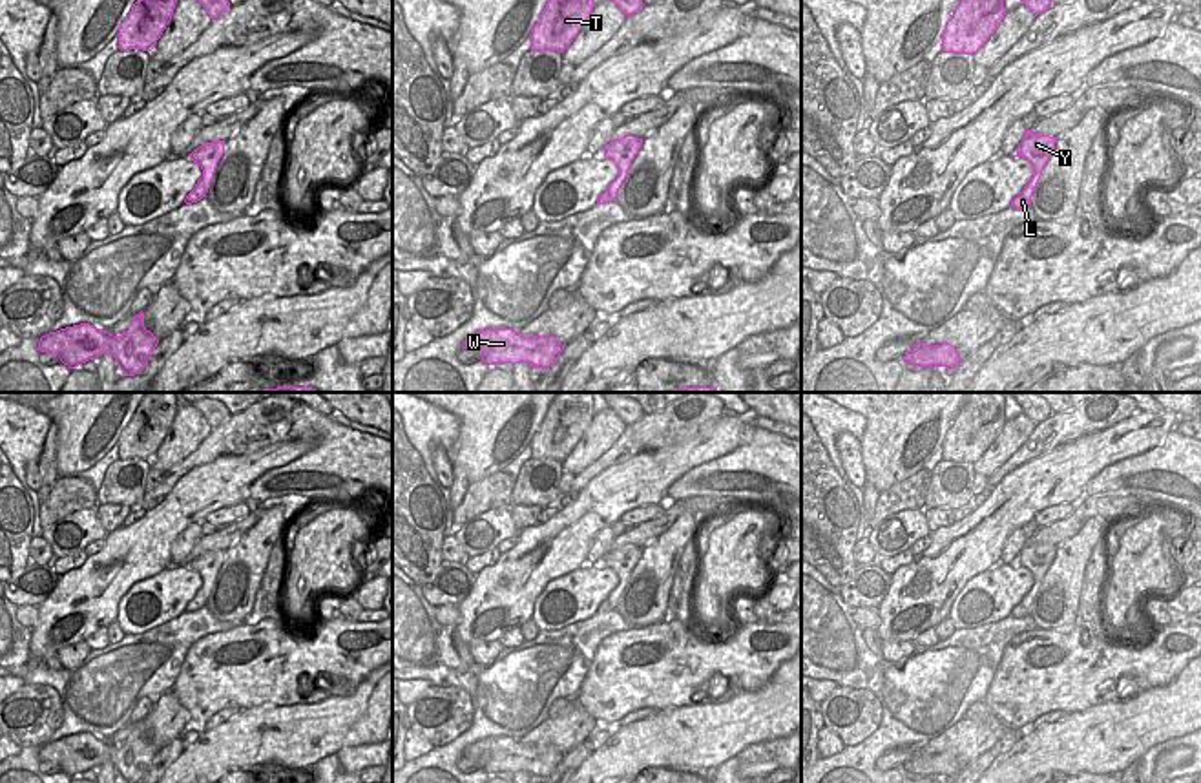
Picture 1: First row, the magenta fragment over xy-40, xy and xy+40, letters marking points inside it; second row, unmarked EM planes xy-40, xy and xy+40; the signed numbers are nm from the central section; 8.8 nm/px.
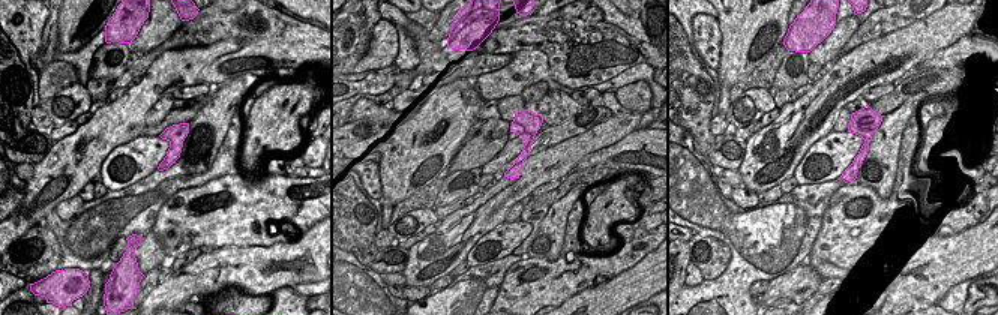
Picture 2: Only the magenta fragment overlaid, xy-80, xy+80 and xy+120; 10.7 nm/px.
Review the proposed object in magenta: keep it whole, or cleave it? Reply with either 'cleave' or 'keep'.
keep

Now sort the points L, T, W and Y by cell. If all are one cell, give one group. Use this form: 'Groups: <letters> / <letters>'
Groups: L T W Y.

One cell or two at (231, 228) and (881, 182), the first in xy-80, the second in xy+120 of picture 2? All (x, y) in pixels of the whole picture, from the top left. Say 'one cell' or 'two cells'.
two cells

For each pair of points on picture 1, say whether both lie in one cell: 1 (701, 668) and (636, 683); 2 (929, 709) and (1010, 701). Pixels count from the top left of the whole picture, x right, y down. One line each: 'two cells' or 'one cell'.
1: one cell
2: two cells

